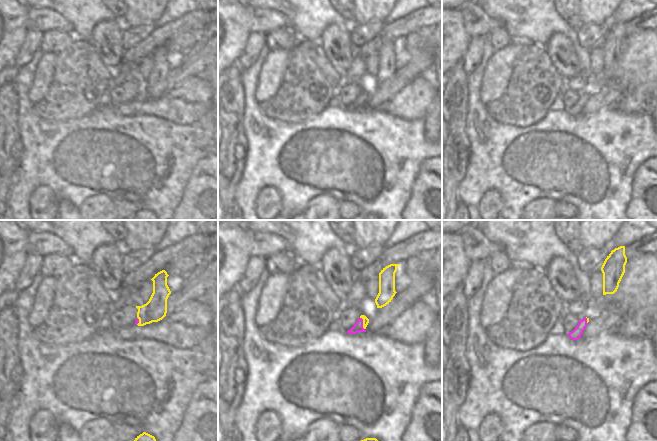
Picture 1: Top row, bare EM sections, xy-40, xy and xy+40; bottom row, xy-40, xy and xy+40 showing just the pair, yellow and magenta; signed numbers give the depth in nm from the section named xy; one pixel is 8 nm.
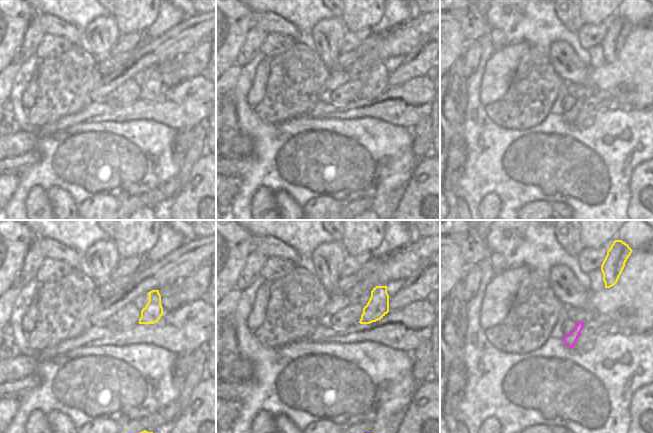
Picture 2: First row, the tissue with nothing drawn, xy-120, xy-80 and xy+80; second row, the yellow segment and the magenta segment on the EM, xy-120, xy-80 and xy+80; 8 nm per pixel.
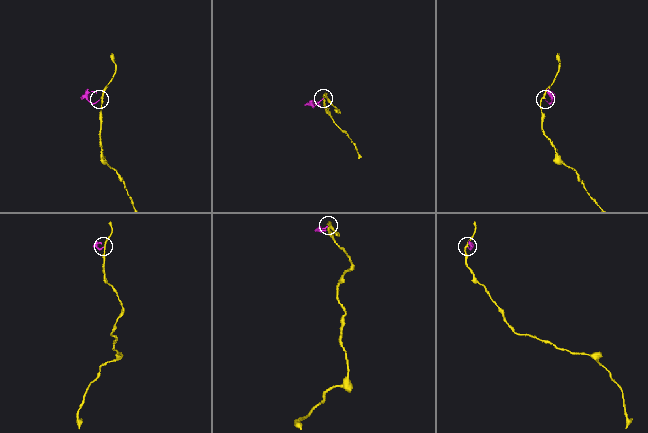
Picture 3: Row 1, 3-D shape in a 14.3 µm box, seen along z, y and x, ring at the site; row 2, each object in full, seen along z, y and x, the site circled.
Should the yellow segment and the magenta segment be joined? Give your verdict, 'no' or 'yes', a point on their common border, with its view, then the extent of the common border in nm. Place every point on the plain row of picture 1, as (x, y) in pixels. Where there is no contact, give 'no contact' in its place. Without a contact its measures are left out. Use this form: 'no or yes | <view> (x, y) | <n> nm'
no | xy (363, 99) | 110 nm

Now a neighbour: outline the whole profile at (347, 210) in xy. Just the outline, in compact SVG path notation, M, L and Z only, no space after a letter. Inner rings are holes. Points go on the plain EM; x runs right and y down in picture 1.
M339 202L339 215L342 220L359 220L361 209L352 202Z

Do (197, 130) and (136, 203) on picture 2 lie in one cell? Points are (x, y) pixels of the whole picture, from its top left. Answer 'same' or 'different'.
same

